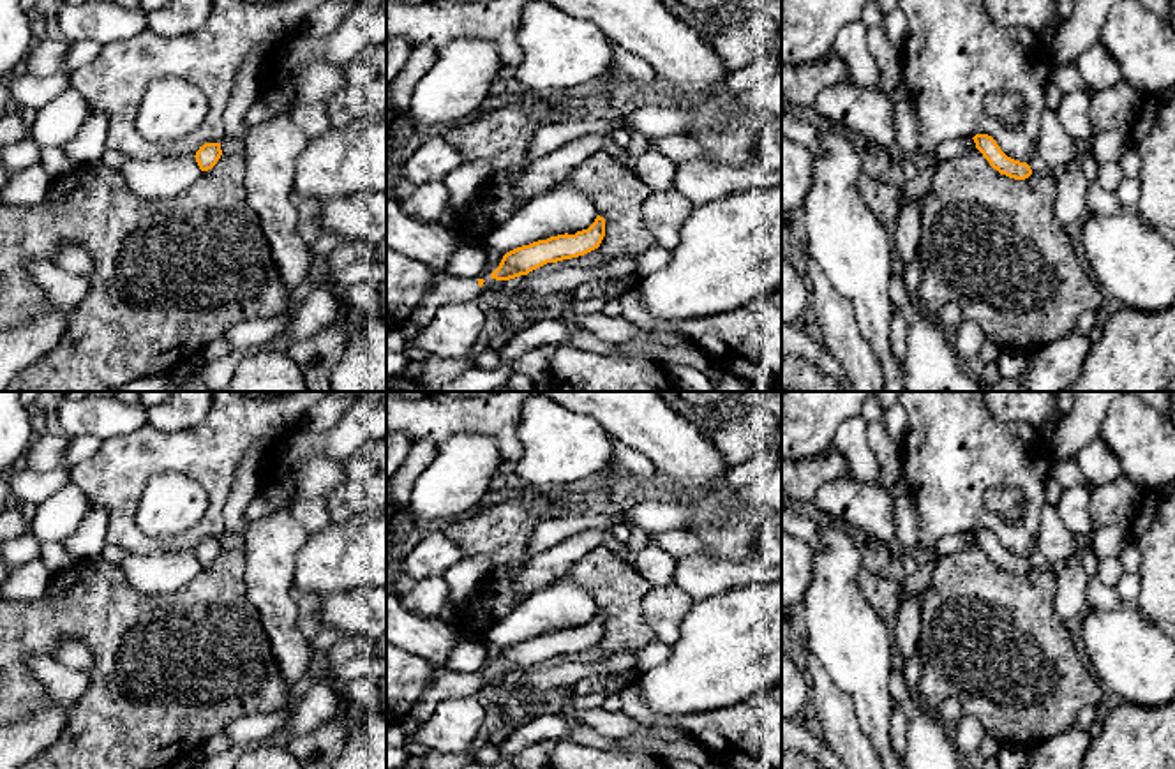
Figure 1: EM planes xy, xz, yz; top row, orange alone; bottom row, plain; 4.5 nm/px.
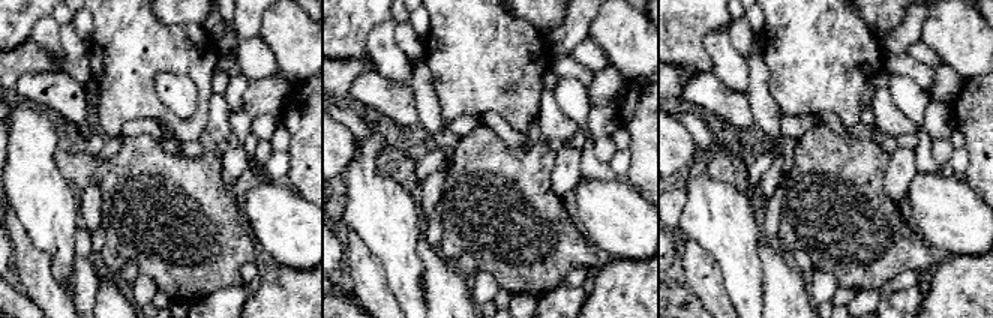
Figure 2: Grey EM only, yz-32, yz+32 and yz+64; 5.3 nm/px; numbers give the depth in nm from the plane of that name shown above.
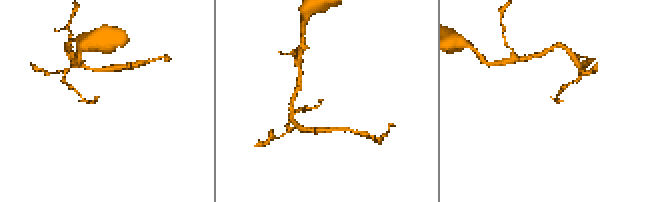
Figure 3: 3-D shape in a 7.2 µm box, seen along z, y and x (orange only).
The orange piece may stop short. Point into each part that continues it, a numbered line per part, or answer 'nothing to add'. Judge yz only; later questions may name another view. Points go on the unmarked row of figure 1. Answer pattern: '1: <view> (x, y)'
nothing to add

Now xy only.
nothing to add

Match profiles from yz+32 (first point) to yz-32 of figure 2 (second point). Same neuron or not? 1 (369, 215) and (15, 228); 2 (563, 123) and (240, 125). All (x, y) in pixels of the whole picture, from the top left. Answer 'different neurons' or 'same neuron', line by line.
1: different neurons
2: different neurons

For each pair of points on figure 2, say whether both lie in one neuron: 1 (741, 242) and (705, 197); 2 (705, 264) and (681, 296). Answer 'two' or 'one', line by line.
1: one
2: two

